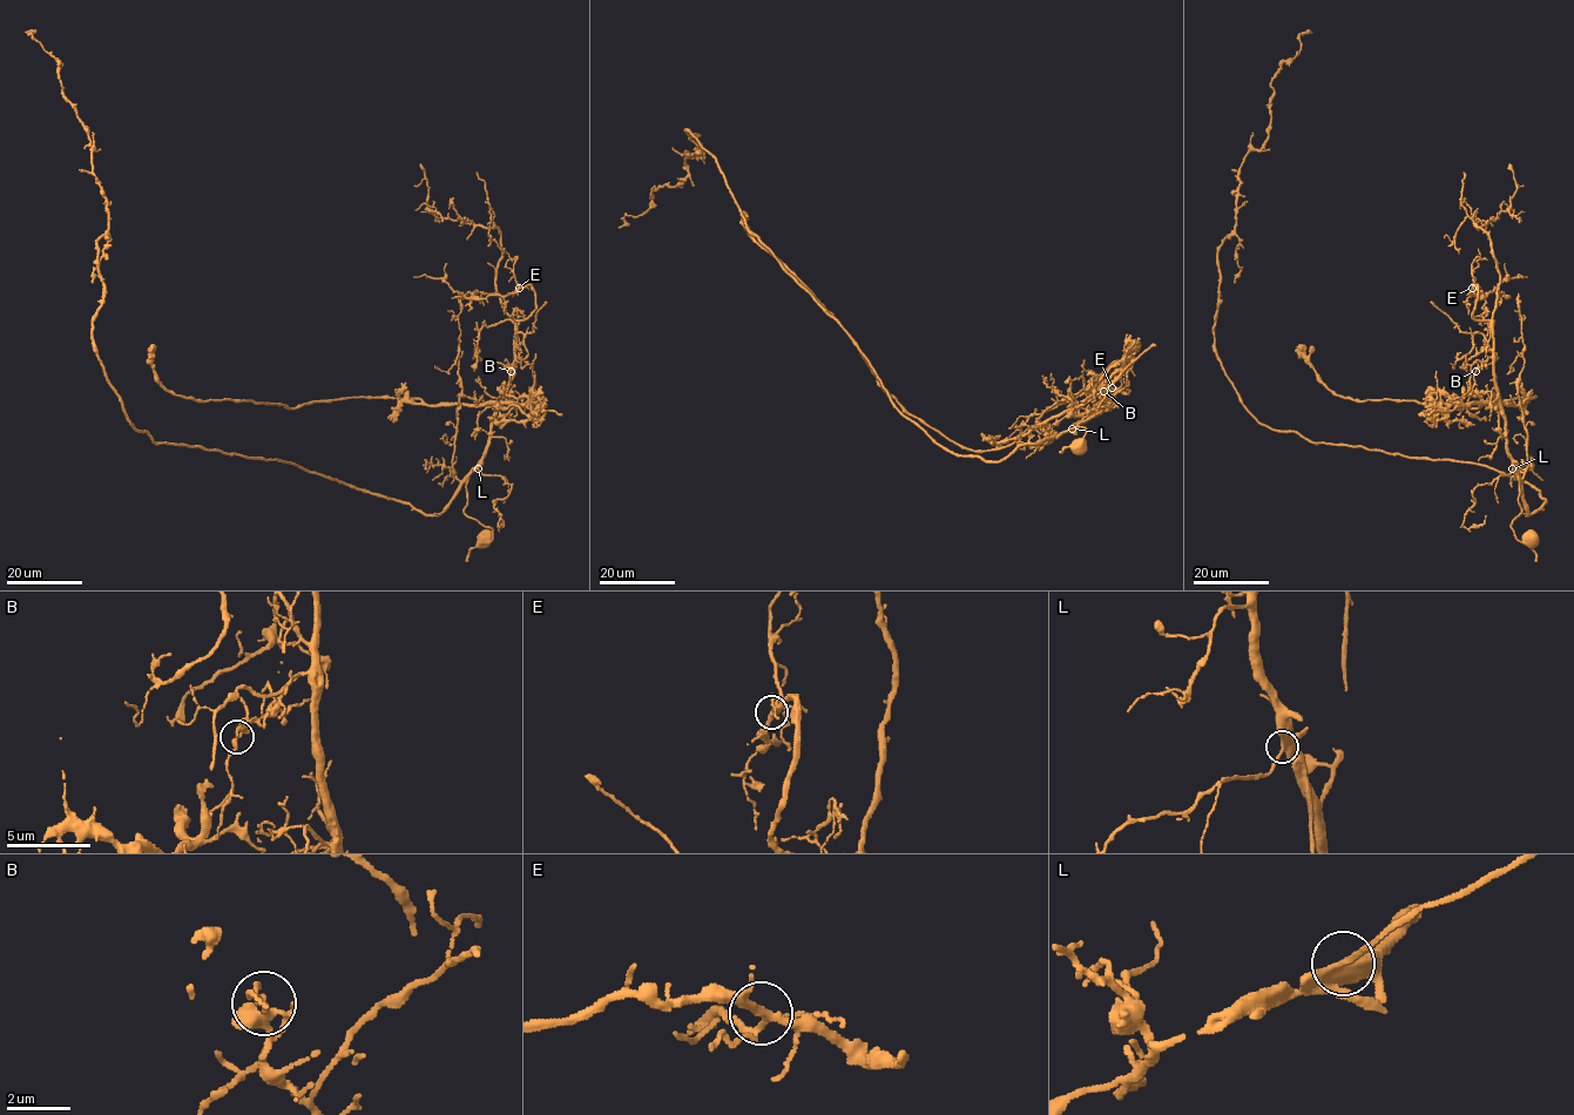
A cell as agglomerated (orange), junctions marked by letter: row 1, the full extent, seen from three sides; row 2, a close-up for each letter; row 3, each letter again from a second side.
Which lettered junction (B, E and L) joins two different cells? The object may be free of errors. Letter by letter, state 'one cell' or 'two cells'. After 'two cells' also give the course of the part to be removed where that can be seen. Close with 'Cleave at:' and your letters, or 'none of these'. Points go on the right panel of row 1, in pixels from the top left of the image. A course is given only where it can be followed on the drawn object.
B: two cells; course (1475, 371), (1470, 393), (1456, 397), (1460, 404), (1535, 398), (1474, 409), (1345, 399), (1321, 379), (1298, 344)
E: one cell
L: one cell
Cleave at: B

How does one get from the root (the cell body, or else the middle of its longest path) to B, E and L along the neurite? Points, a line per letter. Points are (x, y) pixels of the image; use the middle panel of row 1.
B: (1080, 447), (1076, 445), (1086, 433), (1082, 426), (1072, 427), (1058, 437), (1108, 410), (1110, 406), (1103, 392)
E: (1080, 447), (1076, 445), (1086, 433), (1082, 426), (1058, 437), (1107, 410), (1120, 389), (1129, 392), (1112, 387)
L: (1080, 447), (1076, 445), (1086, 433), (1082, 426), (1072, 427), (1058, 437), (1072, 428)

